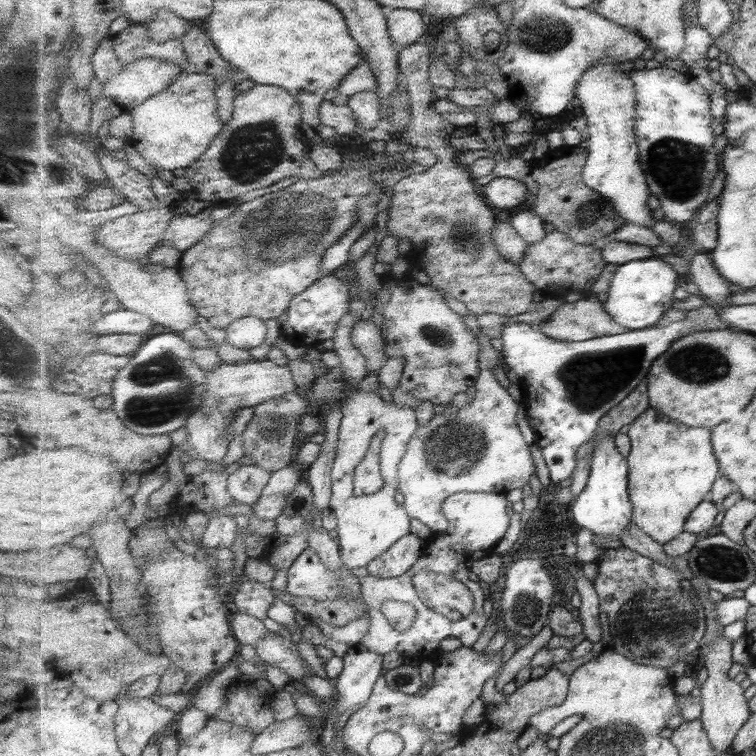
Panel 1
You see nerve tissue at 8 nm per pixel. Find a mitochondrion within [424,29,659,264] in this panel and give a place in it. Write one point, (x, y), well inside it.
(588, 215)

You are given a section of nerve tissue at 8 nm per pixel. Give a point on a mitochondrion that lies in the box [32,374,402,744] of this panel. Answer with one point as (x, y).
(268, 424)

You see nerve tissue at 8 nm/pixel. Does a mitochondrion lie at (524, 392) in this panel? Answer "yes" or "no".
no

